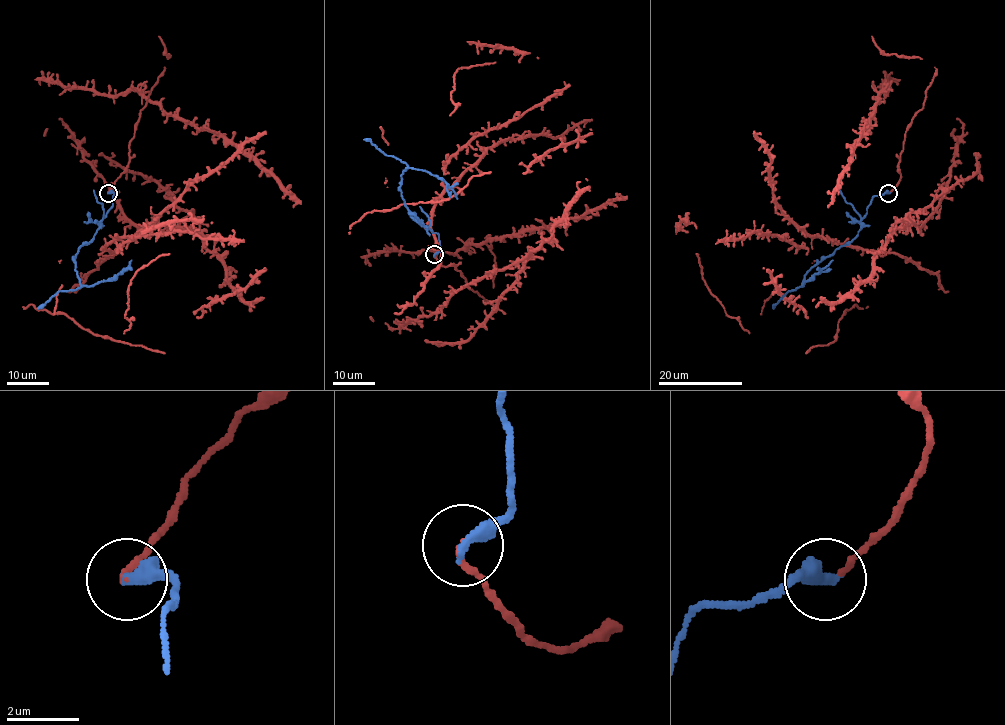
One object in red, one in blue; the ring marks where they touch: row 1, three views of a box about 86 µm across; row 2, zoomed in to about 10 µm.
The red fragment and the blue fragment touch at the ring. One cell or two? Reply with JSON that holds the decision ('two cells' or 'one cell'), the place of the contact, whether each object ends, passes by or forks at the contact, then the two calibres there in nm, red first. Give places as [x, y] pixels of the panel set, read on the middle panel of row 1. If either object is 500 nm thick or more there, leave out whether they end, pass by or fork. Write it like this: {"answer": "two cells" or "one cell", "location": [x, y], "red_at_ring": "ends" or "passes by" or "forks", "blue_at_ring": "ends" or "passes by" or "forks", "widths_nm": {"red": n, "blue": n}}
{"answer": "two cells", "location": [434, 254], "red_at_ring": "ends", "blue_at_ring": "ends", "widths_nm": {"red": 110, "blue": 440}}

